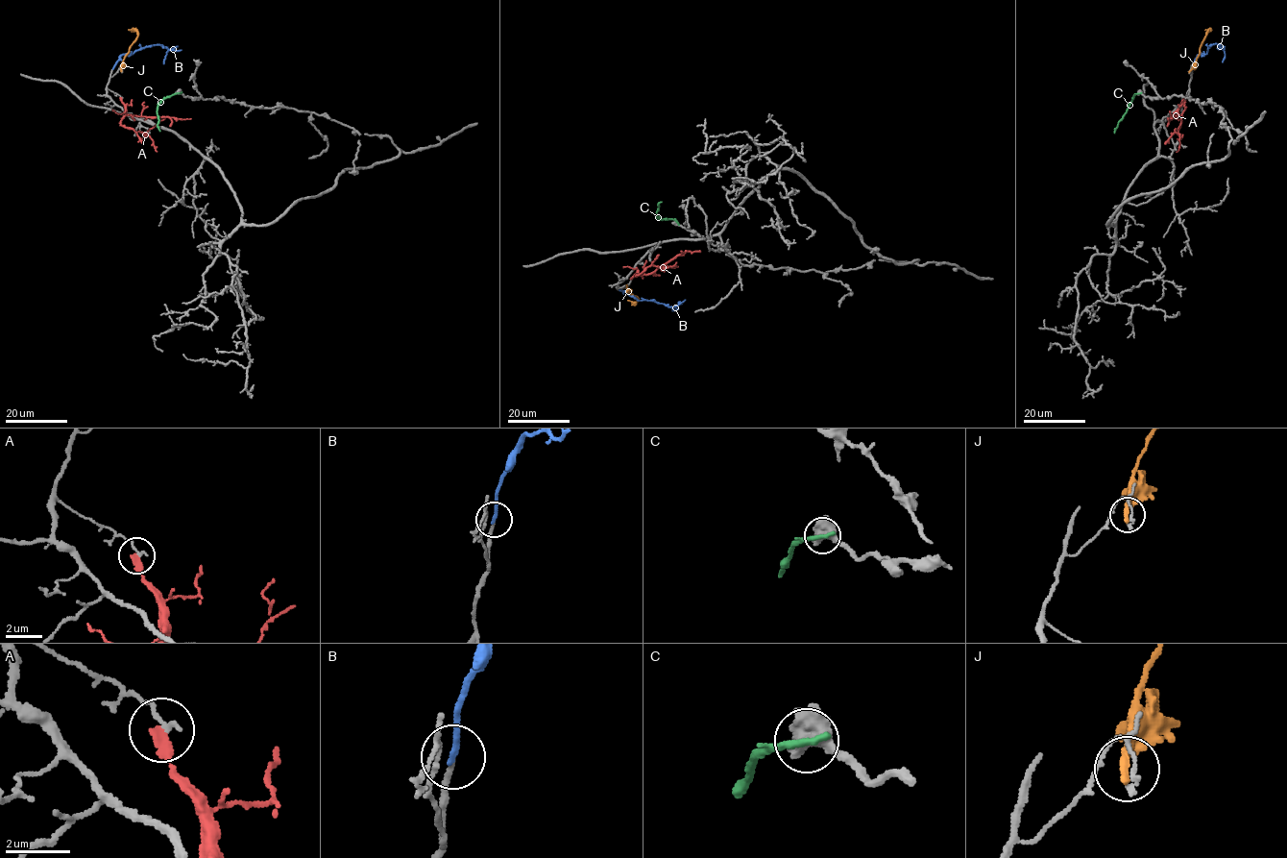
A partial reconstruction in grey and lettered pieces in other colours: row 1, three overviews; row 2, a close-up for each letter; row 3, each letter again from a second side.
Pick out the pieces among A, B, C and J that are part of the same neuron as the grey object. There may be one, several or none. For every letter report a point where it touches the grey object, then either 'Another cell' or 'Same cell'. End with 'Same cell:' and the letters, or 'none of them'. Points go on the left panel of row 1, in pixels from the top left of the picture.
A: Touches grey at (121, 98). Another cell
B: Touches grey at (112, 68). Same cell
C: Touches grey at (181, 92). Another cell
J: Touches grey at (121, 70). Another cell
Same cell: B

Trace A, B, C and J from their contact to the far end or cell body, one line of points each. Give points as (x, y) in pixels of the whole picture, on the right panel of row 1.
A: (1183, 99), (1177, 110), (1182, 116), (1172, 118)
B: (1193, 69), (1197, 56), (1203, 55), (1214, 43), (1223, 48), (1222, 61)
C: (1139, 93), (1132, 97), (1114, 133)
J: (1190, 71), (1208, 30), (1204, 30)

